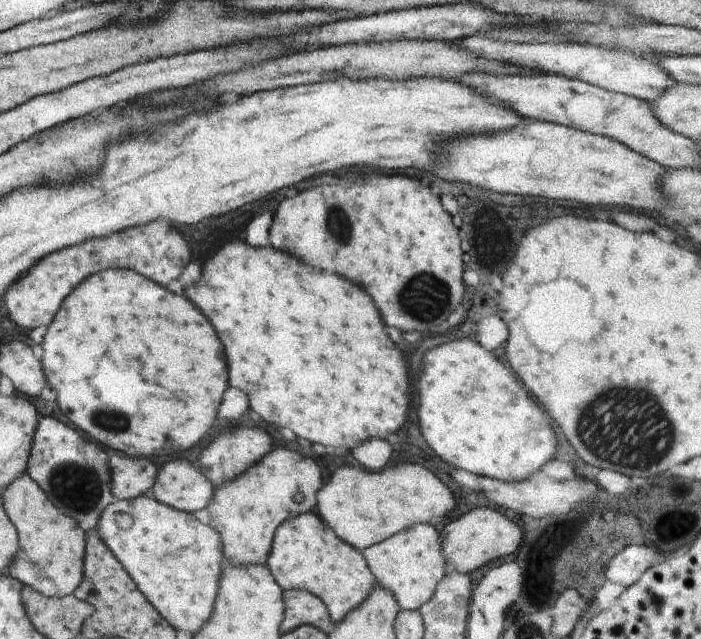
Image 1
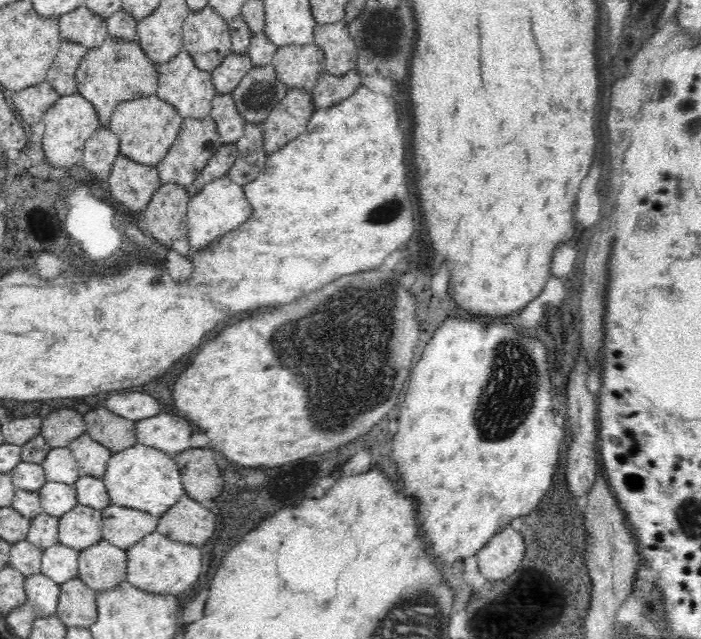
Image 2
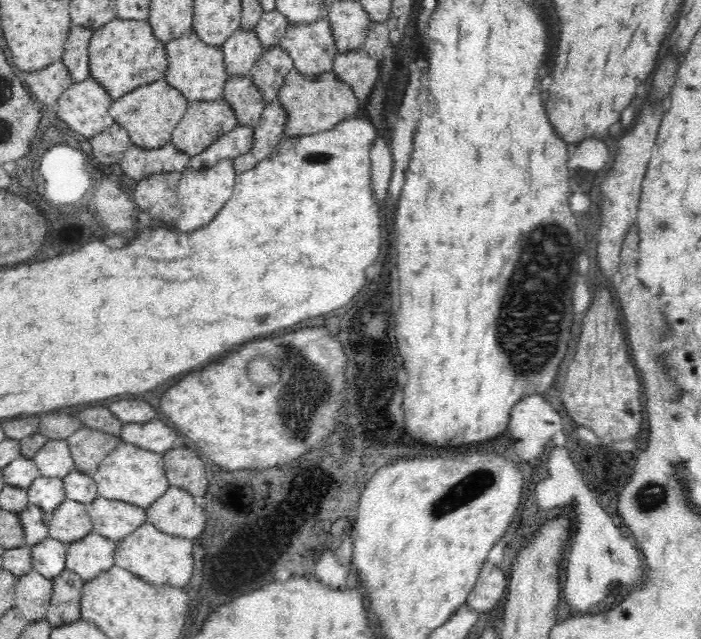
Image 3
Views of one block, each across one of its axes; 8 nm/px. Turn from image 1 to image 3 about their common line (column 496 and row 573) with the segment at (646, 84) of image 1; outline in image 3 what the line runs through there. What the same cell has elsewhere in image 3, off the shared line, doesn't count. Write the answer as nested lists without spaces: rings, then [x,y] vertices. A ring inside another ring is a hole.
[[[48,537],[31,546],[33,571],[53,579],[66,569],[67,544]]]

